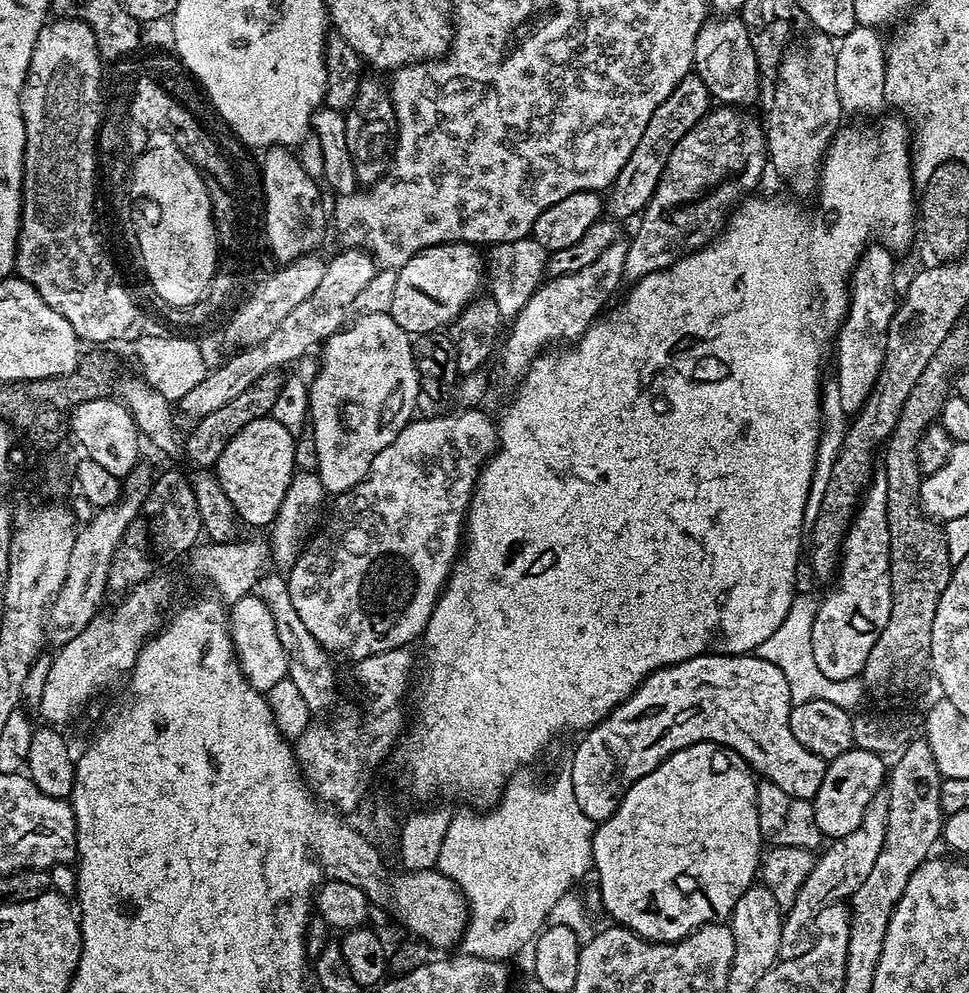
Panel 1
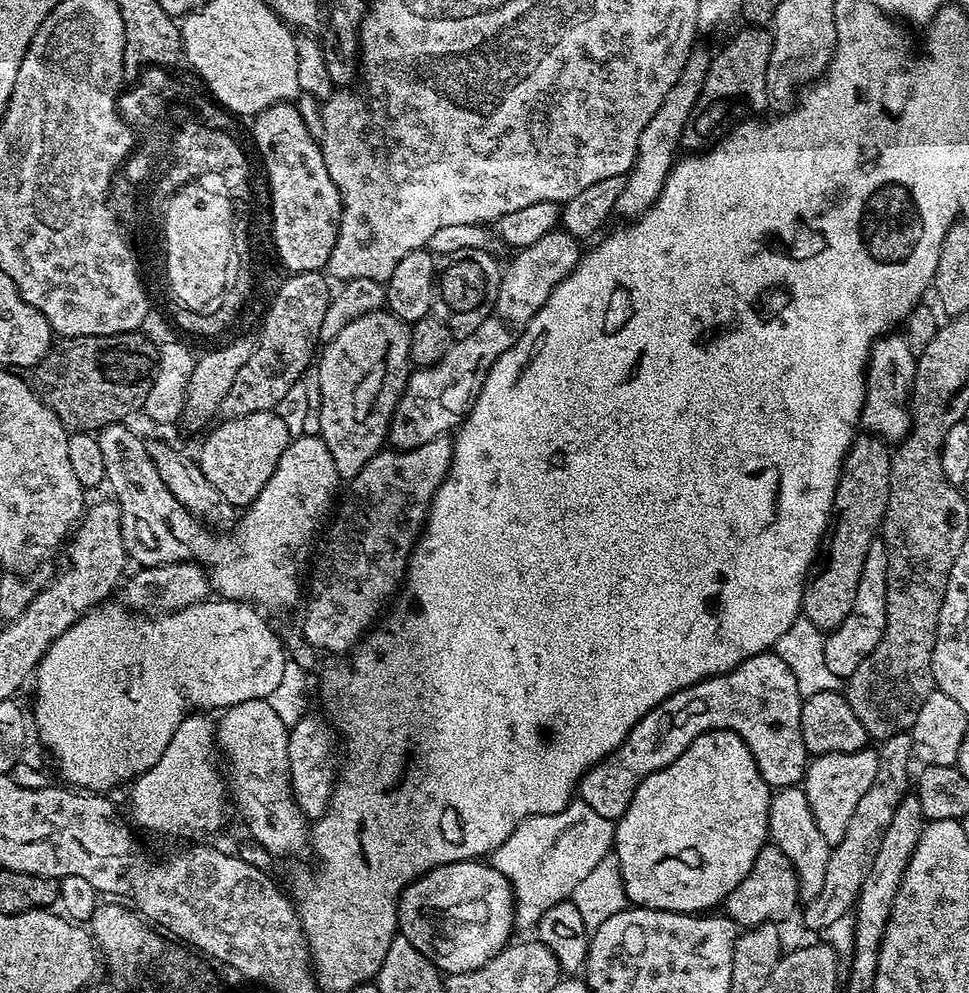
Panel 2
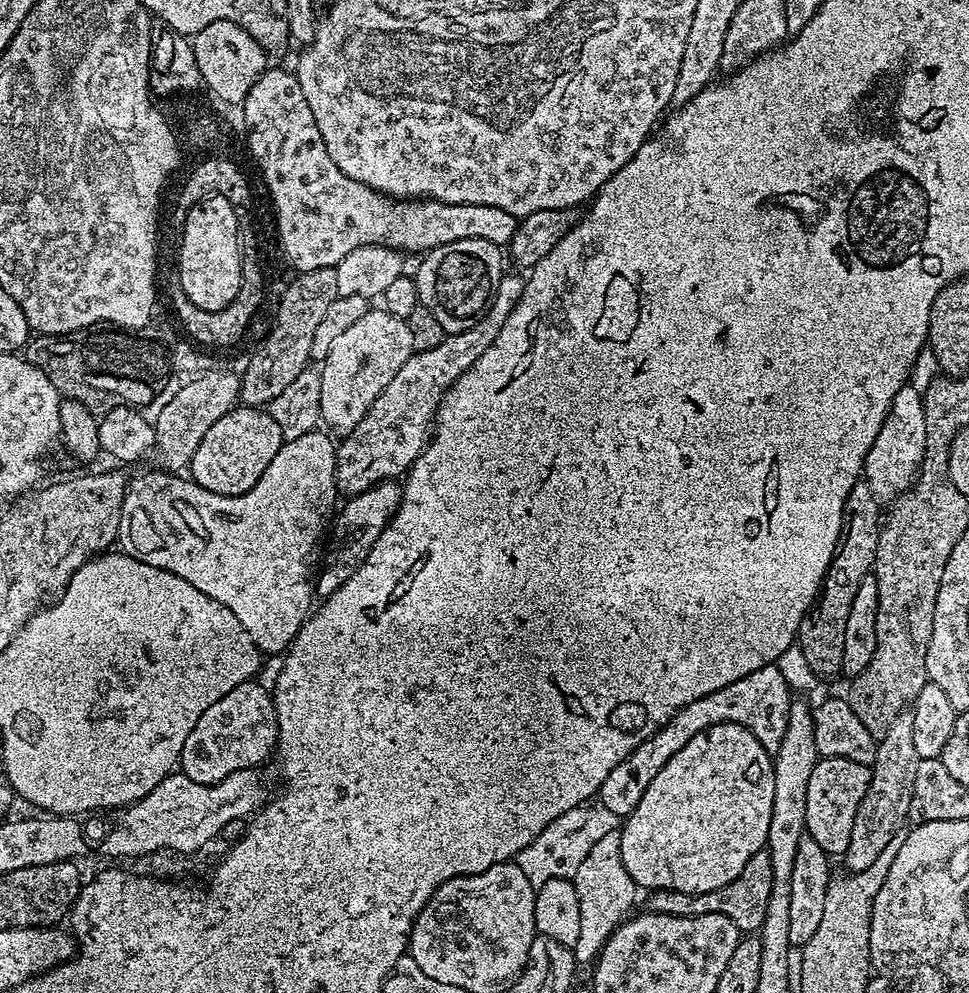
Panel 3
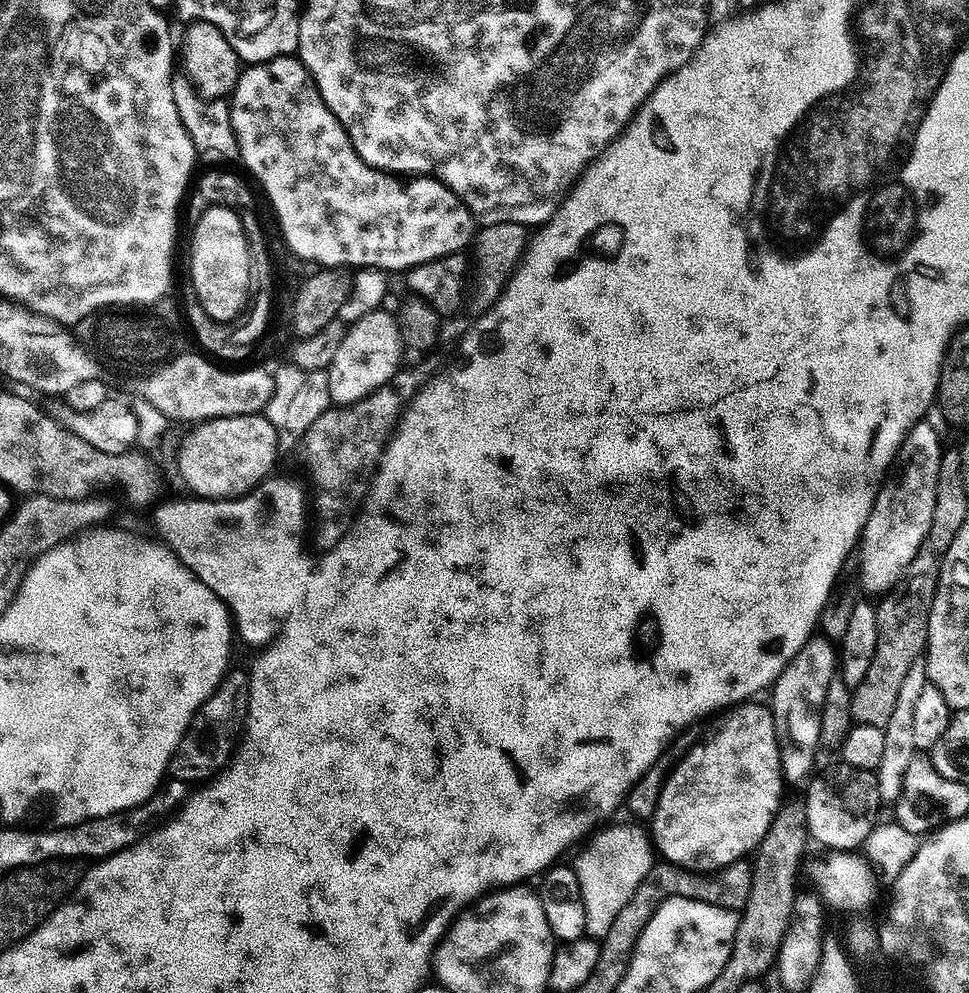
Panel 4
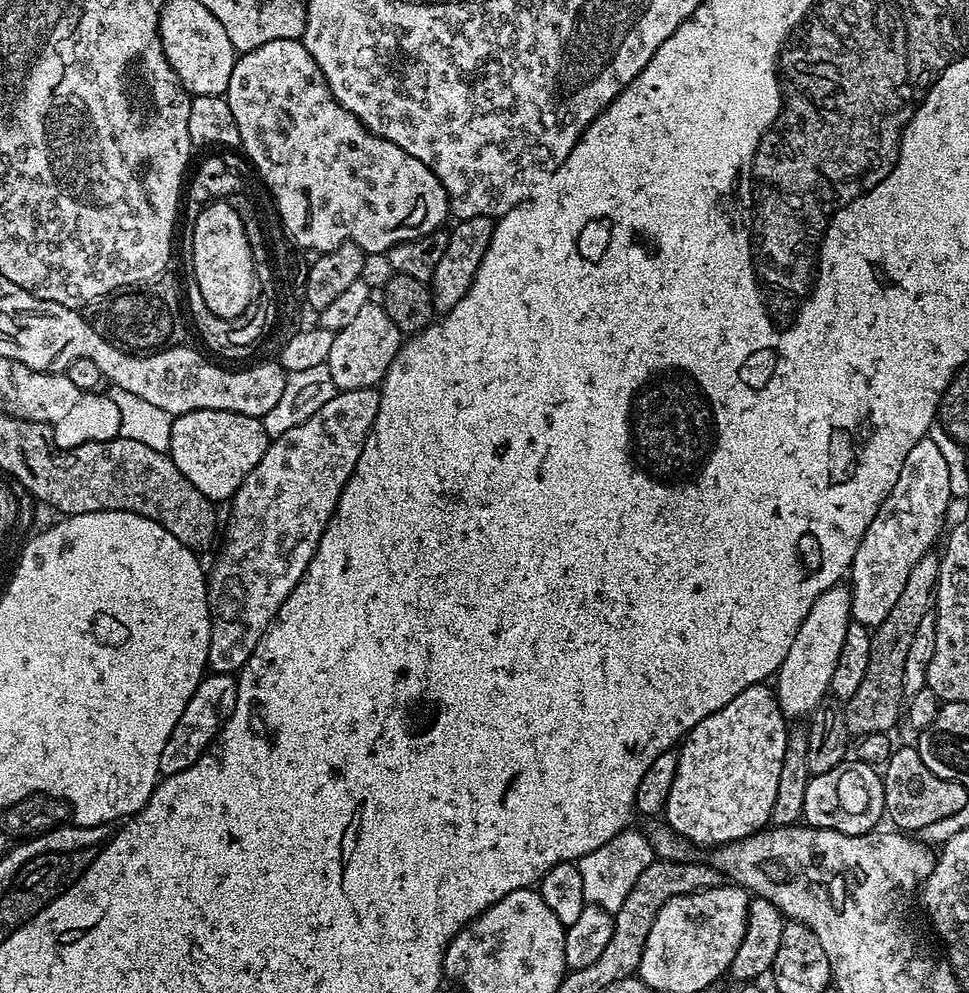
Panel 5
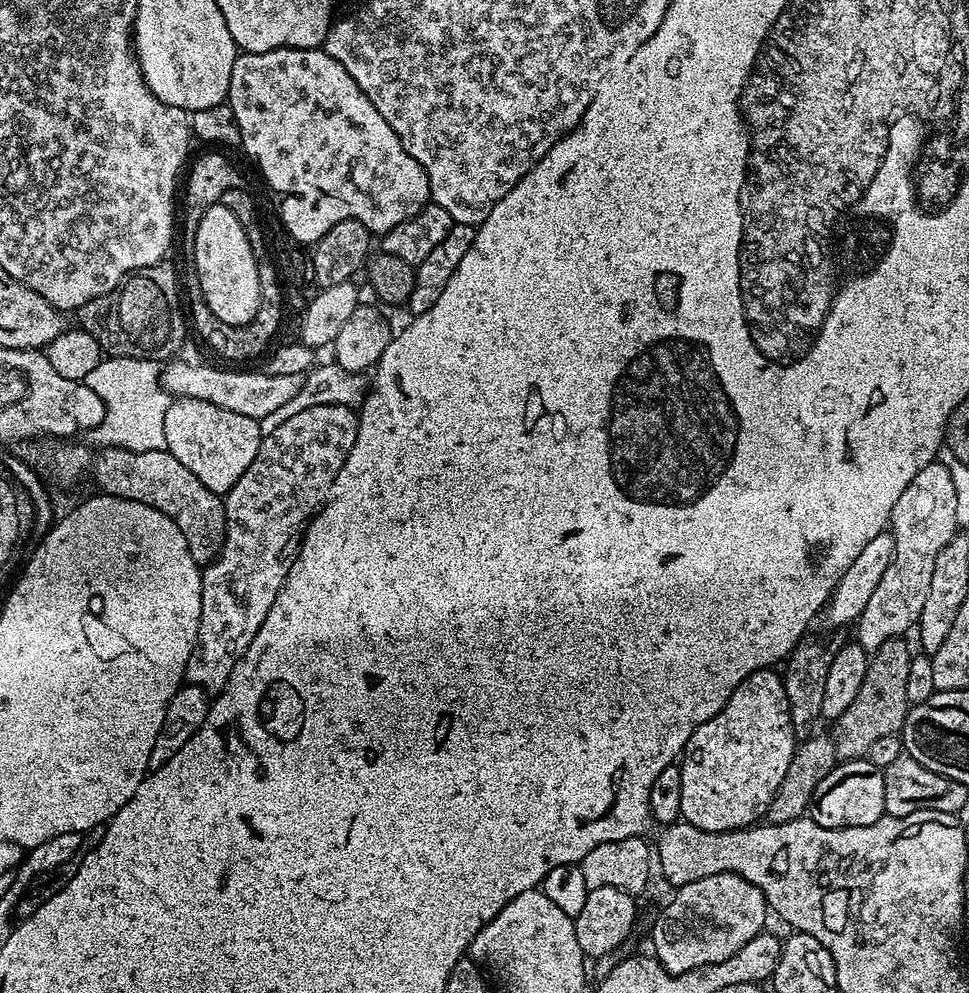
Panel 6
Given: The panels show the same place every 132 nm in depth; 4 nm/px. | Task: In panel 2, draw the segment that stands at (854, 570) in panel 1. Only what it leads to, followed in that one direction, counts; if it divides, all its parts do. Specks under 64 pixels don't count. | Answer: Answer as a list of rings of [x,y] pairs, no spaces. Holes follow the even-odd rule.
[[[883,543],[870,546],[866,554],[866,562],[862,566],[862,578],[858,582],[858,594],[854,594],[854,606],[850,614],[846,614],[846,622],[824,637],[826,650],[826,666],[830,666],[833,674],[847,678],[862,666],[862,662],[878,646],[882,634],[886,630],[886,578],[888,577],[888,555]]]

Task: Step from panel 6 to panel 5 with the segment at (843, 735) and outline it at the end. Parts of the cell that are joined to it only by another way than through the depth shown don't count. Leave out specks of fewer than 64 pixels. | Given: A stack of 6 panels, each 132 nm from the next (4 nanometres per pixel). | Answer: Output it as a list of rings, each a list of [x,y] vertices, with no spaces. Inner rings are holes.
[[[935,551],[925,554],[910,572],[906,586],[898,602],[894,602],[894,610],[886,614],[886,618],[872,632],[872,649],[870,650],[870,666],[866,666],[866,675],[854,698],[843,705],[849,737],[859,738],[878,734],[891,733],[896,723],[901,723],[902,713],[906,708],[906,697],[902,686],[902,670],[906,666],[906,650],[910,650],[912,636],[918,634],[918,626],[922,626],[922,618],[929,615],[934,608],[936,579],[940,573],[940,556]]]

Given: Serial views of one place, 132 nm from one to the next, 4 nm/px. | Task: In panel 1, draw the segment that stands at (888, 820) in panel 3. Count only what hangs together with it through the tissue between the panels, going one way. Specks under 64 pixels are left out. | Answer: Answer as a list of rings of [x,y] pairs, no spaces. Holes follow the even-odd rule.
[[[887,791],[874,794],[870,806],[866,806],[866,814],[854,834],[846,834],[842,838],[831,841],[817,855],[814,870],[810,870],[810,878],[802,882],[802,890],[798,890],[798,898],[794,906],[783,913],[782,942],[780,943],[780,960],[798,958],[810,950],[814,936],[808,933],[808,927],[815,925],[821,915],[831,904],[847,901],[866,882],[866,874],[874,867],[874,861],[882,851],[882,842],[886,842],[886,818],[890,814],[890,798]]]

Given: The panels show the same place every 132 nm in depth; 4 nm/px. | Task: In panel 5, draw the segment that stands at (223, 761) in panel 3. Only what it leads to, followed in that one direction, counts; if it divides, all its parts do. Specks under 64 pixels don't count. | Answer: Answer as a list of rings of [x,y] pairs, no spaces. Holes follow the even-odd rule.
[[[212,672],[205,675],[204,680],[194,690],[190,702],[186,702],[186,710],[182,710],[182,718],[178,718],[178,726],[170,734],[166,742],[166,750],[162,750],[160,759],[160,776],[173,776],[198,762],[198,758],[215,741],[220,729],[234,714],[234,702],[238,698],[236,676],[227,672]]]

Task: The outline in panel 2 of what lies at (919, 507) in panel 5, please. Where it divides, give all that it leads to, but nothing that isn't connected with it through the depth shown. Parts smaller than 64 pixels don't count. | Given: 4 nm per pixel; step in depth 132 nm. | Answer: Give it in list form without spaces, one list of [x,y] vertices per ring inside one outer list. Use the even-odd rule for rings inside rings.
[[[885,334],[880,337],[872,346],[872,351],[868,354],[868,366],[866,369],[866,379],[864,381],[864,405],[860,411],[860,424],[865,433],[879,436],[885,442],[899,442],[903,440],[905,434],[912,425],[912,383],[916,373],[915,351],[908,349],[908,344],[896,334]]]

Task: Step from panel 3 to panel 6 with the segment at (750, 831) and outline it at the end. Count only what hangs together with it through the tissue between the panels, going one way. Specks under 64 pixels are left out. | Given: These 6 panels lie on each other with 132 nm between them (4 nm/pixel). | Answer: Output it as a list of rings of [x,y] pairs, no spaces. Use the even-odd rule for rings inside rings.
[[[772,668],[750,674],[750,678],[743,680],[734,694],[730,694],[726,706],[694,730],[690,742],[684,747],[679,761],[682,774],[680,815],[683,823],[702,832],[734,832],[737,828],[751,828],[763,821],[774,802],[778,786],[782,786],[782,778],[786,778],[786,769],[796,752],[797,743],[798,734],[790,722],[790,702],[786,698],[783,675]]]

